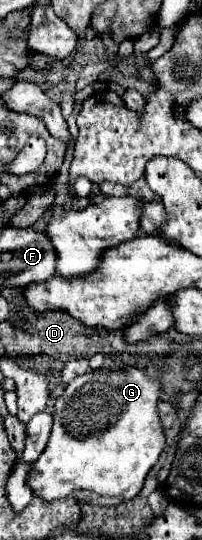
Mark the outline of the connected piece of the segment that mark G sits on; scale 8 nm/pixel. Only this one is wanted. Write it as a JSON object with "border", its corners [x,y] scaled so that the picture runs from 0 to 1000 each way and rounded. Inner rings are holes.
{"border":[[[678,678],[589,685],[490,681],[351,704],[262,752],[262,796],[213,841],[153,859],[144,900],[223,926],[361,919],[391,930],[569,937],[668,922],[718,893],[718,881],[787,852],[817,830],[817,796],[787,774],[787,744],[807,733],[797,704],[738,696]]]}

